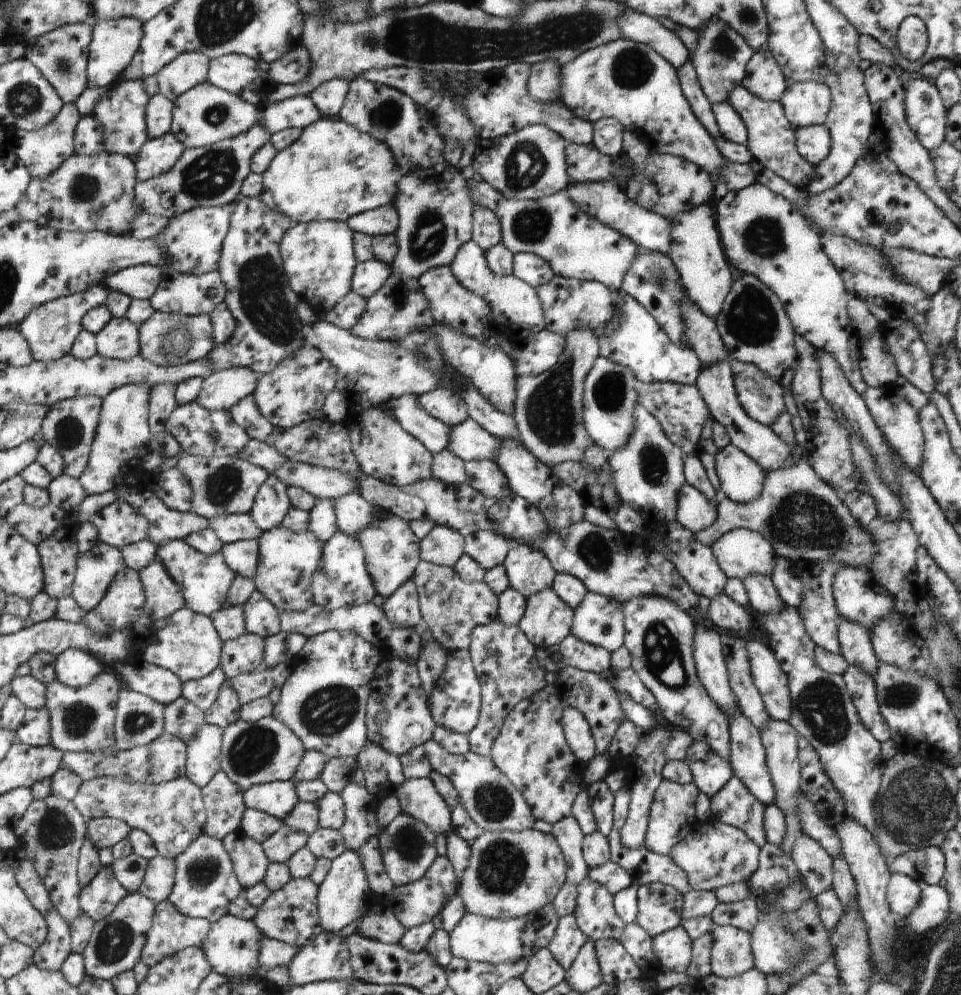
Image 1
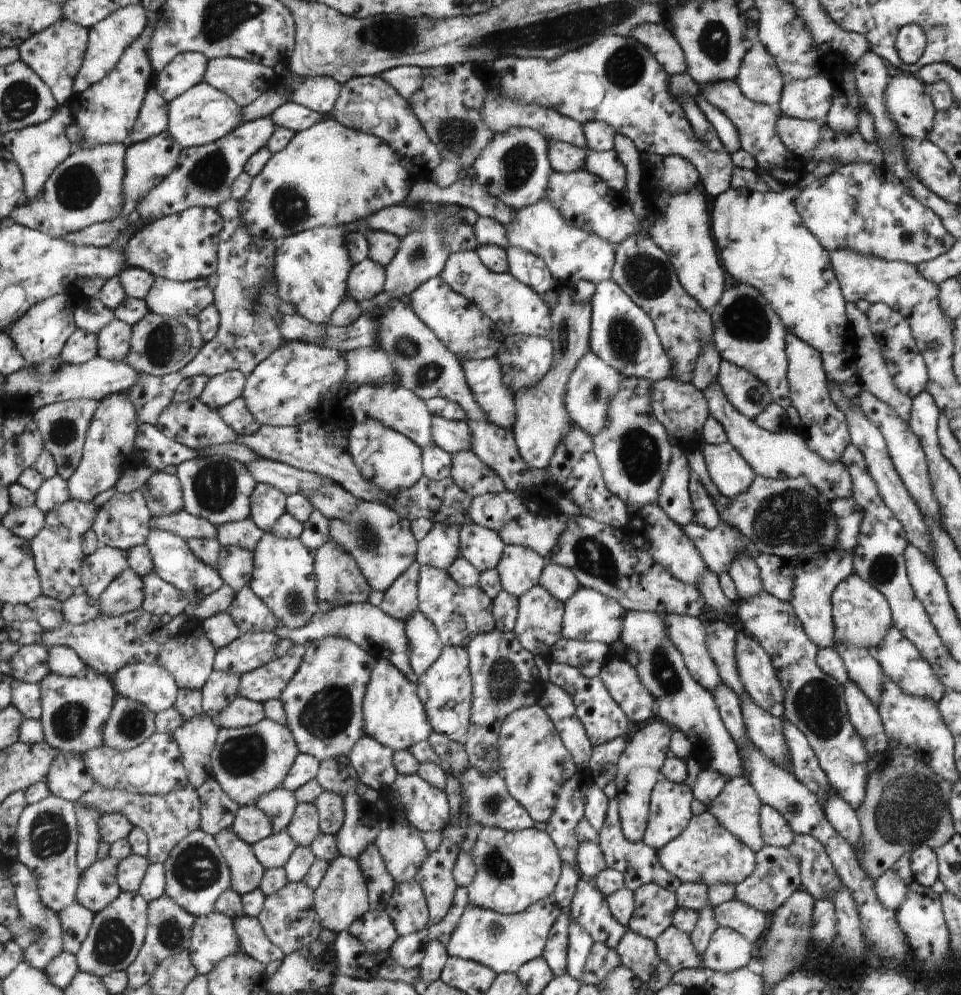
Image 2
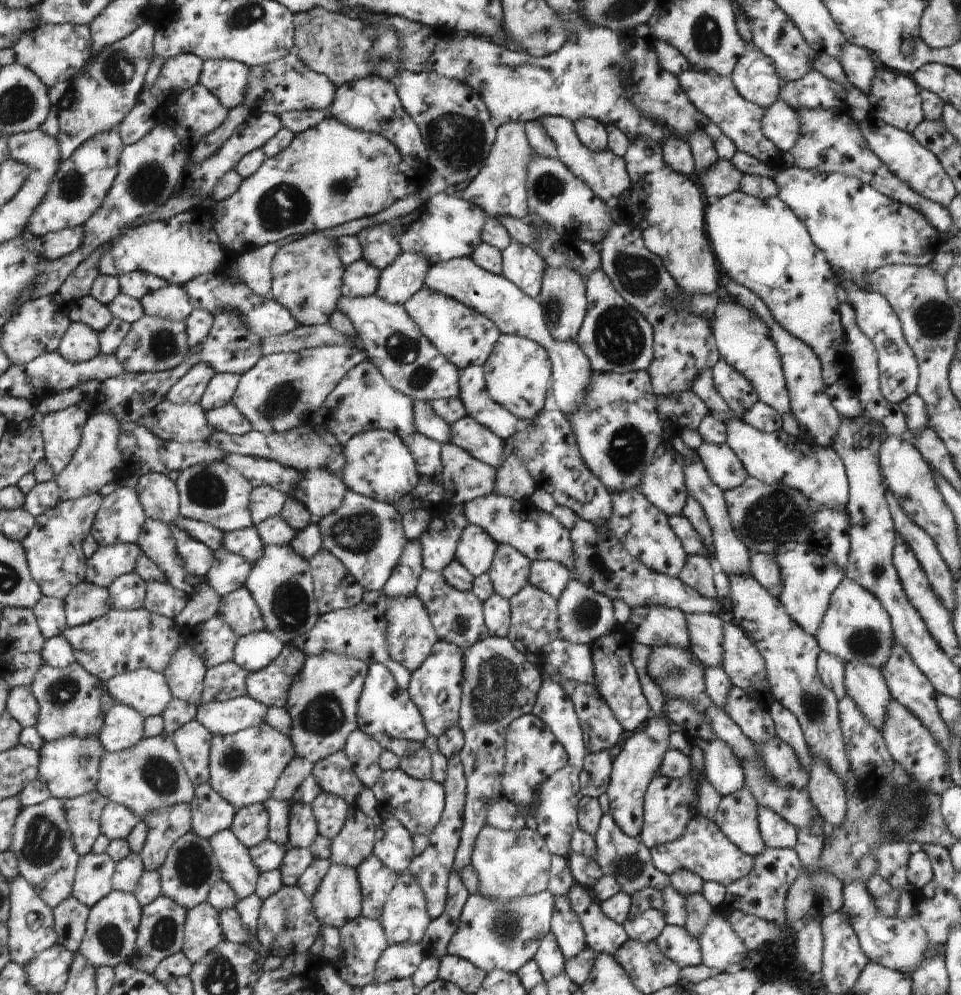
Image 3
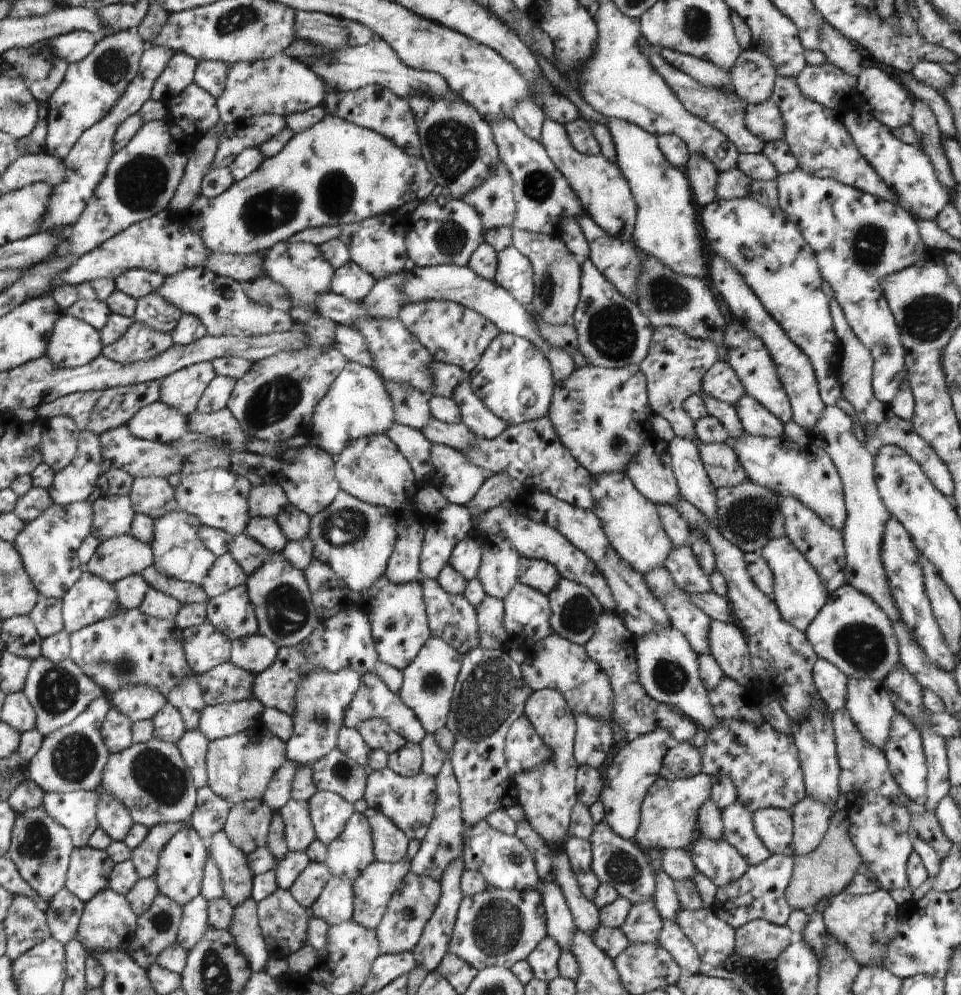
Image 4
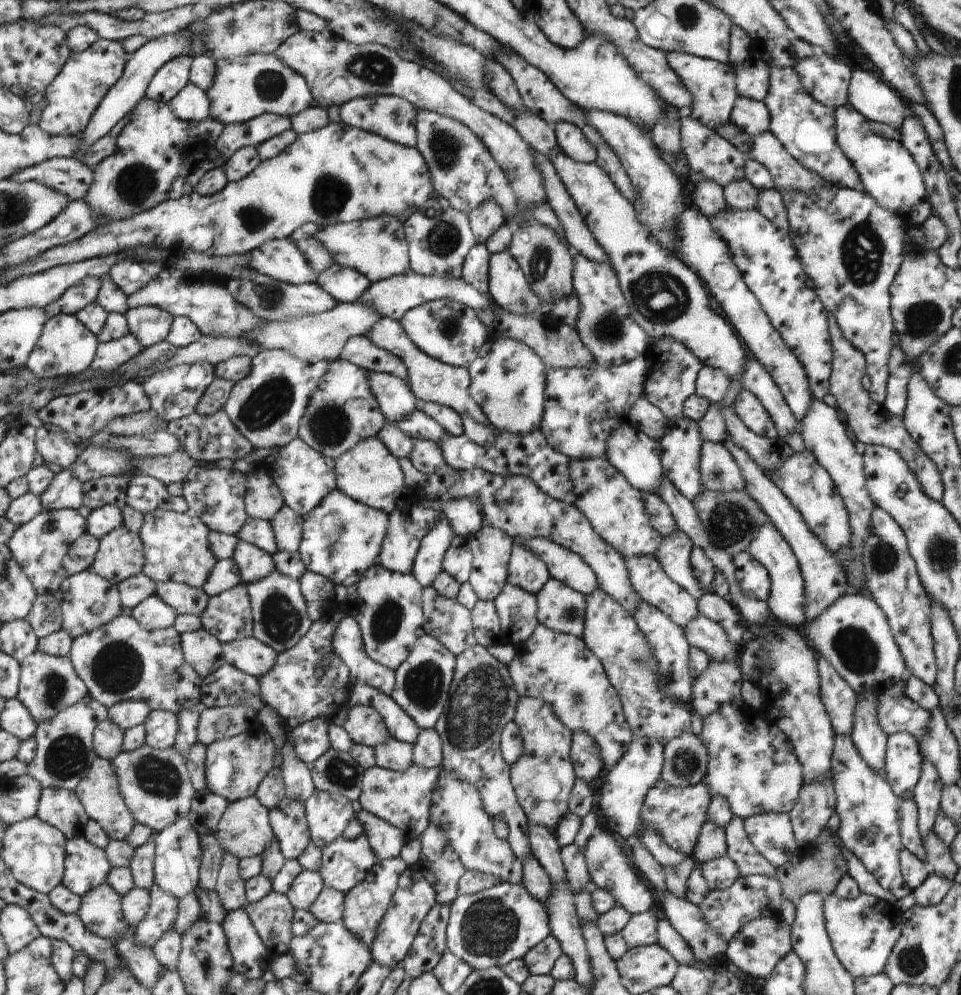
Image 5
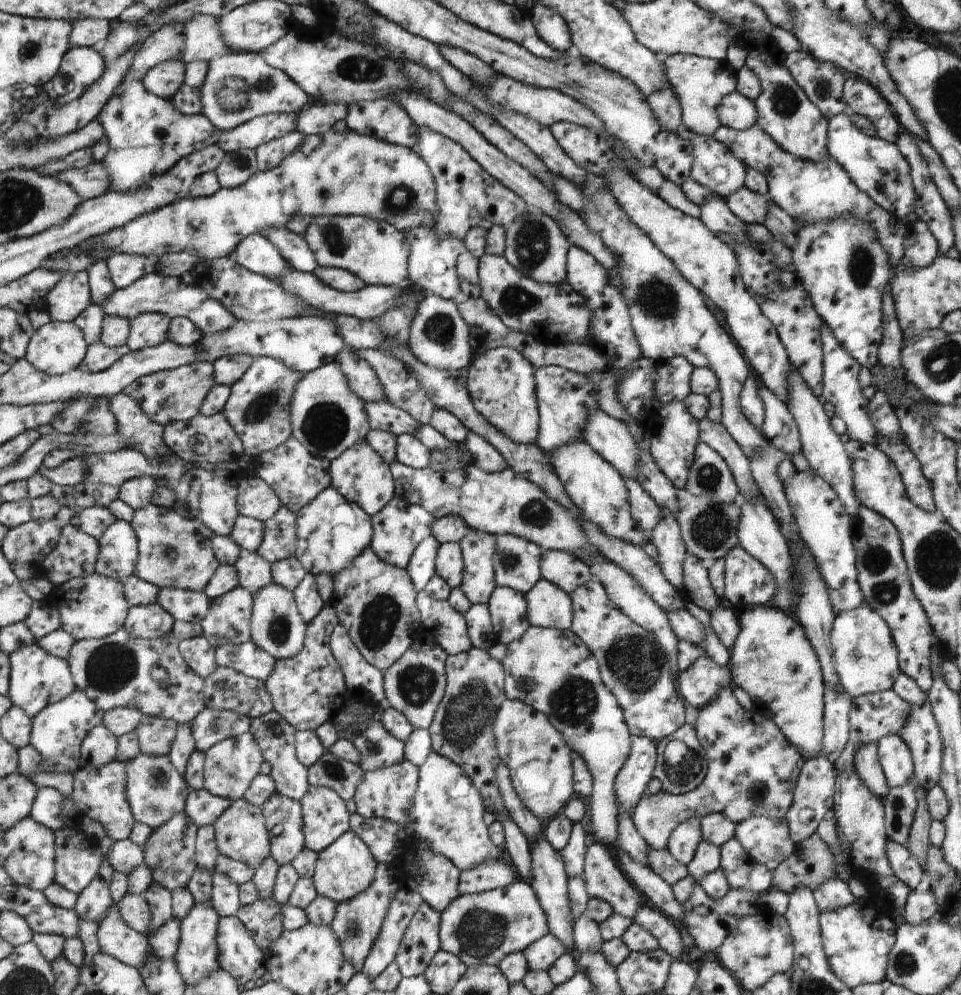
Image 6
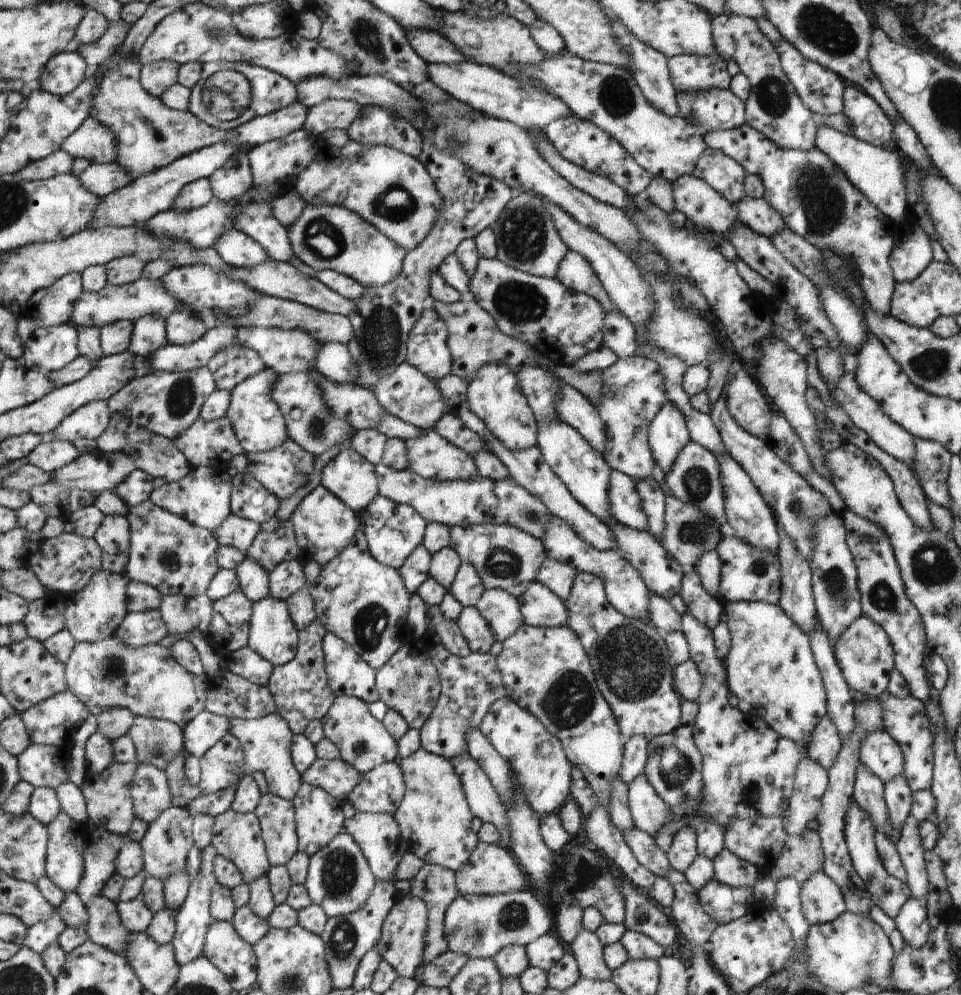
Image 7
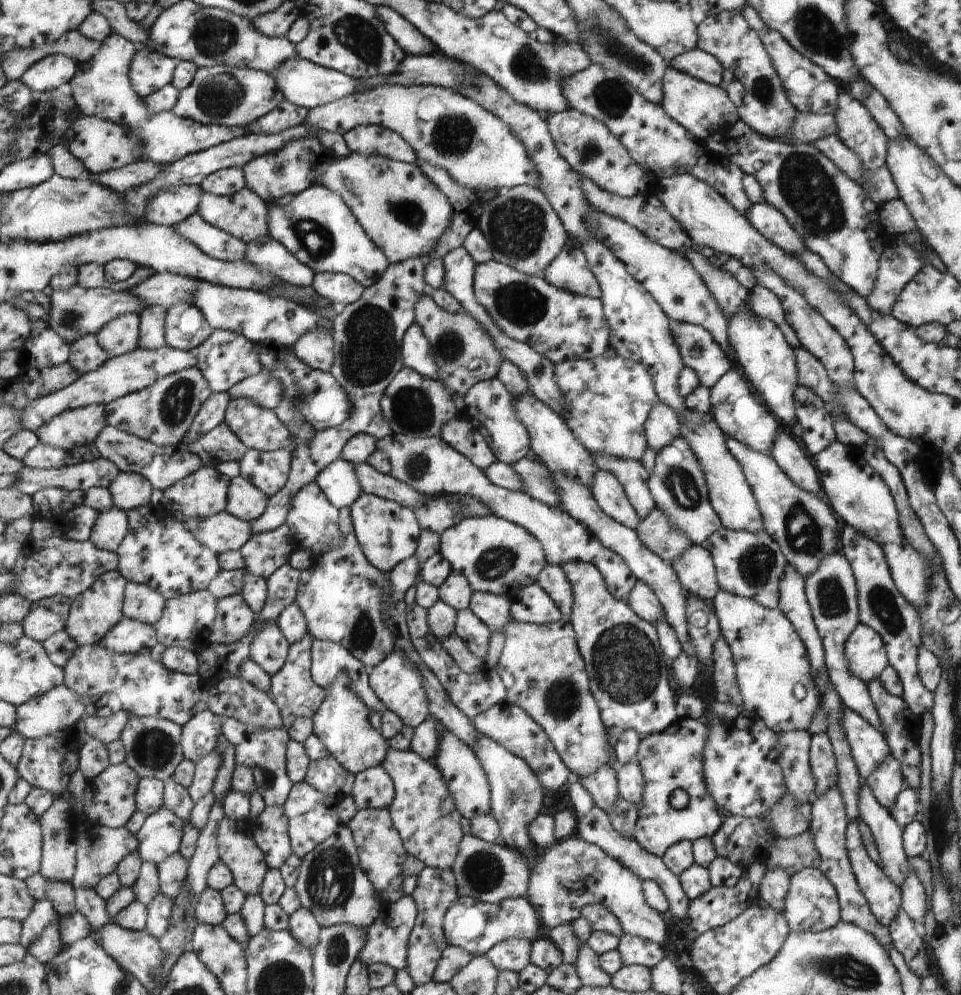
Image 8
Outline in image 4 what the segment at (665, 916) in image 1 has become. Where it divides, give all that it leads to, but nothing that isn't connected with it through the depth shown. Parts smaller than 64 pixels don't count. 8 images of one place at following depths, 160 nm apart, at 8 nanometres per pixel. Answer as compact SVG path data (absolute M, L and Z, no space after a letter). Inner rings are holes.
M652 898L650 901L633 904L620 929L626 935L629 944L654 944L658 940L662 925L663 919Z

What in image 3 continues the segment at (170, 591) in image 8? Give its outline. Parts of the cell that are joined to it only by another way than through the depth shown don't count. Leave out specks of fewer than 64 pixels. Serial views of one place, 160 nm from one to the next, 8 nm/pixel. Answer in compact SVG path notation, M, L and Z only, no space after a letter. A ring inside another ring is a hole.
M169 524L176 543L177 554L184 560L186 570L197 577L204 577L216 563L216 552L203 542L198 542L187 531Z

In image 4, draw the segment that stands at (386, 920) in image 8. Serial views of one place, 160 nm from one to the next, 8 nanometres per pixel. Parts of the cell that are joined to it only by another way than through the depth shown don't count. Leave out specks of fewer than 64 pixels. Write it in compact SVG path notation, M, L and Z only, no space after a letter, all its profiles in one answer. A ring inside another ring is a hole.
M462 858L453 860L446 870L443 872L442 878L439 880L441 886L441 895L437 902L436 908L430 917L430 920L424 927L422 936L418 941L418 944L411 950L411 953L415 956L414 960L418 967L422 967L428 972L432 972L442 962L443 956L449 951L449 942L452 938L452 933L455 927L457 912L464 898L460 883L461 874L464 872L465 866Z

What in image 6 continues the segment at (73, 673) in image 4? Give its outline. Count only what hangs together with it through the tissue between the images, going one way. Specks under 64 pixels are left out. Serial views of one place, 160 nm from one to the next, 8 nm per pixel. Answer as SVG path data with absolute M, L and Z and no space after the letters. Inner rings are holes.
M37 642L22 645L12 651L12 654L8 655L8 660L10 672L7 697L30 718L36 717L42 709L70 696L76 690L68 660L51 655Z

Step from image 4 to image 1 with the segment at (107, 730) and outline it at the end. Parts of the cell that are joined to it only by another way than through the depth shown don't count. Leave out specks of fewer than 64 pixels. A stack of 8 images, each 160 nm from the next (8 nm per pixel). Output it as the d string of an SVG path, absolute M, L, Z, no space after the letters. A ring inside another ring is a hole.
M124 686L120 689L116 709L116 748L121 746L126 750L147 745L164 732L165 706L149 696L131 691Z

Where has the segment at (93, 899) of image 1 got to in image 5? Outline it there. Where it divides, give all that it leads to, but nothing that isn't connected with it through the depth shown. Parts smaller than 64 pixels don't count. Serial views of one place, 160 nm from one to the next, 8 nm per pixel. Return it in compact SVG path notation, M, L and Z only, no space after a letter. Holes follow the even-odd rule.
M84 836L68 840L67 854L61 884L81 898L104 884L113 868L105 852L93 846Z

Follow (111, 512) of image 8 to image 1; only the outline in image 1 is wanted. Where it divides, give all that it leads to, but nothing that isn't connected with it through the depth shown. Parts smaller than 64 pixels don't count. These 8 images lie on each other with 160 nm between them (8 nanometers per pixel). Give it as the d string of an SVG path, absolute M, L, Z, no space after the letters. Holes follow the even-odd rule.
M97 542L79 555L75 568L72 598L86 612L104 598L116 572L124 566L120 549Z

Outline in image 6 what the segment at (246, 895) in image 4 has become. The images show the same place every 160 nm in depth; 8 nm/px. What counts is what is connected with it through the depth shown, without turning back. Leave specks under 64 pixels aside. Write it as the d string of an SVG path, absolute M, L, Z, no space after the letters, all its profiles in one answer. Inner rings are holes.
M213 873L211 904L221 917L234 917L241 908L239 886L228 876Z

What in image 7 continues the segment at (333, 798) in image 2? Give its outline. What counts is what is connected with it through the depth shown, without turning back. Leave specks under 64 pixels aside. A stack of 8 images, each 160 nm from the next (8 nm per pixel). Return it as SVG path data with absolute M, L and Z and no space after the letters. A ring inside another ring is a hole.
M302 782L292 802L295 806L298 848L309 857L345 831L340 804L332 800L326 791Z

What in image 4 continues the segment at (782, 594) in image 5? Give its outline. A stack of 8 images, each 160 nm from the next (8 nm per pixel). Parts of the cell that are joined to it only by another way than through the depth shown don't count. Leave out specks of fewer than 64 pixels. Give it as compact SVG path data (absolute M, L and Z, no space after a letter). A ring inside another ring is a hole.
M786 535L768 542L760 553L773 571L775 589L772 599L777 604L780 614L796 630L805 632L821 612L828 596L816 568Z

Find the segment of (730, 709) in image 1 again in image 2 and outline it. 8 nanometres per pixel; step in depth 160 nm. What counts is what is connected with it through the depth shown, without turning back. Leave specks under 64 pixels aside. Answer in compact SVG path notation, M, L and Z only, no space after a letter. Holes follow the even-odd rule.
M664 614L668 634L673 645L681 652L690 674L710 692L722 684L721 675L708 651L704 622L688 615Z

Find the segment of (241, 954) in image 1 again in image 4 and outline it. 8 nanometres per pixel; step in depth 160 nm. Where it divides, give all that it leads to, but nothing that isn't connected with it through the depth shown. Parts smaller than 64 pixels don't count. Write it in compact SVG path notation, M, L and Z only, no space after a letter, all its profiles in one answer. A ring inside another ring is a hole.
M200 894L182 907L183 911L177 932L177 944L187 950L187 952L196 948L198 942L202 941L204 934L210 928L209 905L209 900Z

